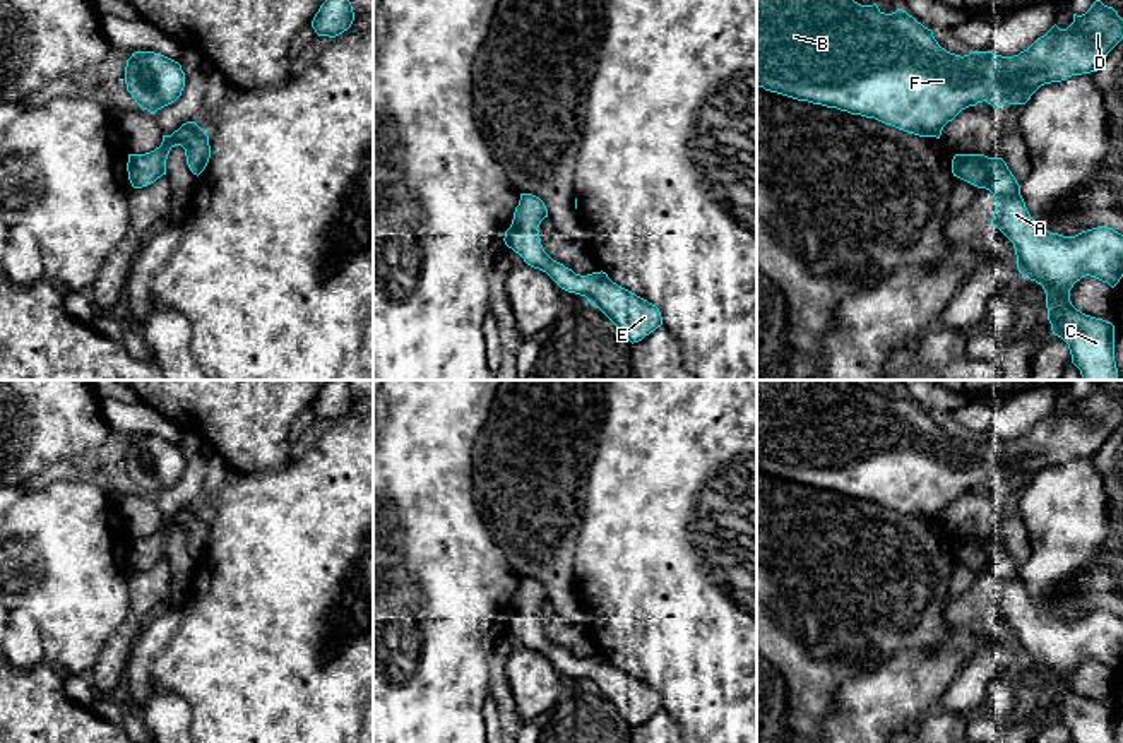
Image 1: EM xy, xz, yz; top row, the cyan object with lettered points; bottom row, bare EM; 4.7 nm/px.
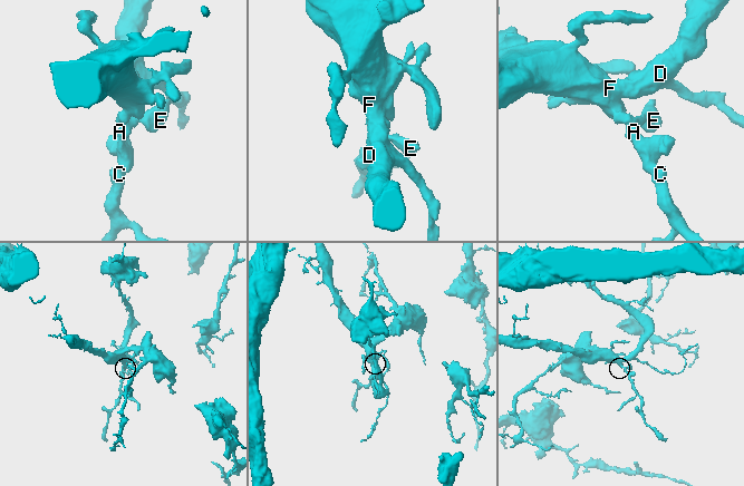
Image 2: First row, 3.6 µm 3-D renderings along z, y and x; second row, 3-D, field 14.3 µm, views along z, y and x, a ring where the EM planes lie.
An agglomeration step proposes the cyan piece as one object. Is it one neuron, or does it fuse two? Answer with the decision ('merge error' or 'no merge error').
no merge error

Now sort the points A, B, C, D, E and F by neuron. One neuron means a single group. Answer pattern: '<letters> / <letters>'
A B C D E F

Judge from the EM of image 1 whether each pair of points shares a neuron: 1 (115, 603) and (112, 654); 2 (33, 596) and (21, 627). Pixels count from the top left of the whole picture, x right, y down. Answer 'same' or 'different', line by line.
1: different
2: different

